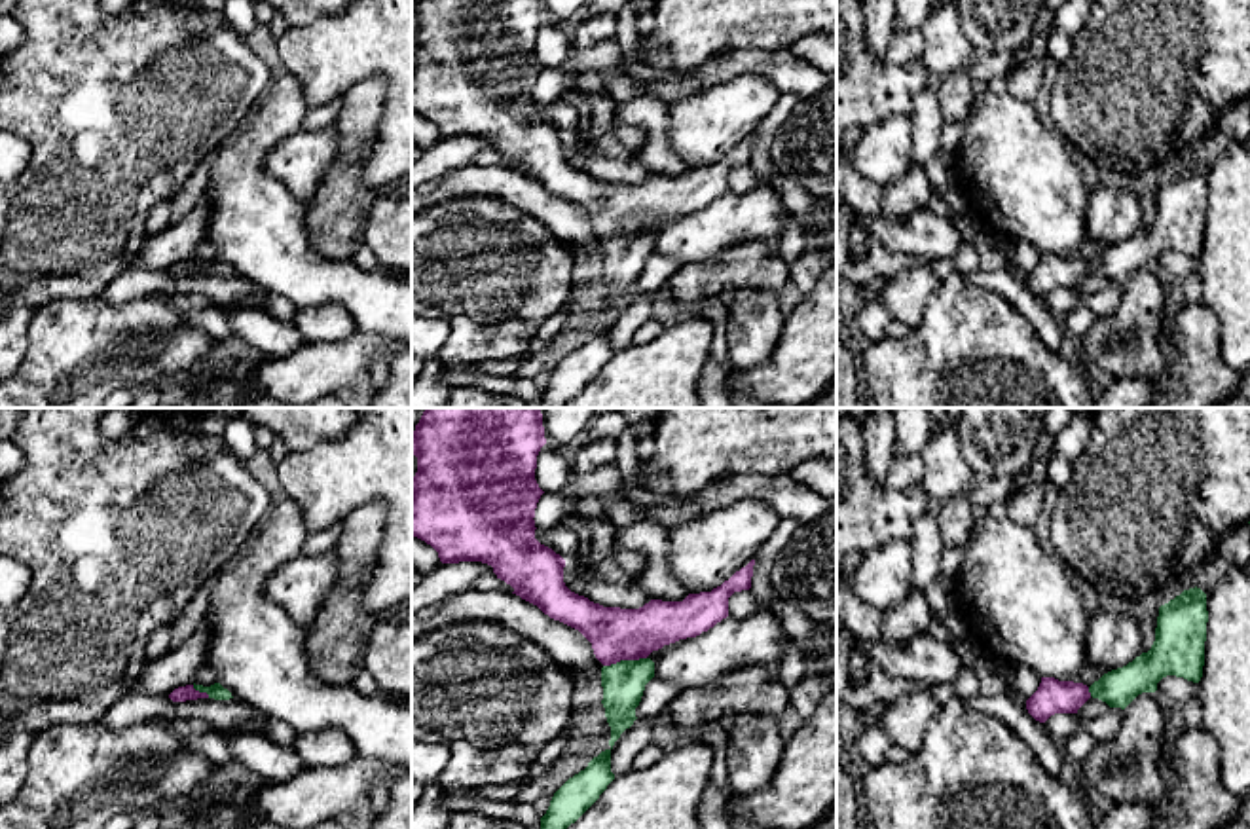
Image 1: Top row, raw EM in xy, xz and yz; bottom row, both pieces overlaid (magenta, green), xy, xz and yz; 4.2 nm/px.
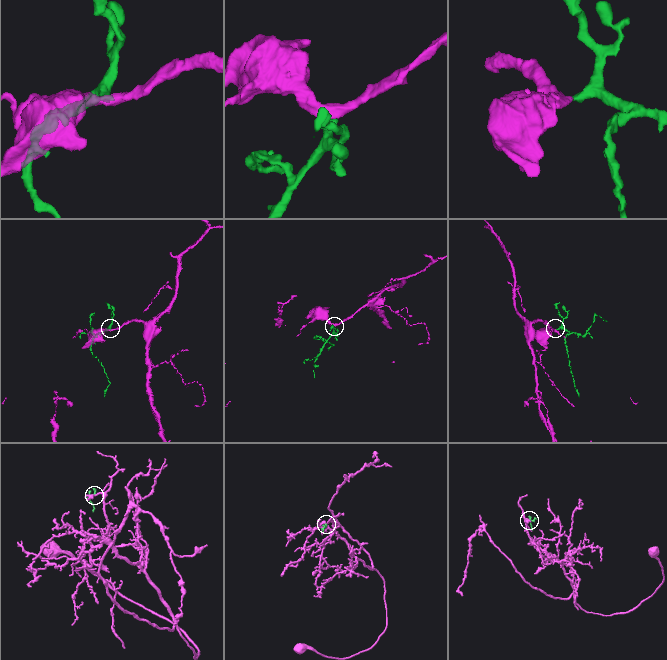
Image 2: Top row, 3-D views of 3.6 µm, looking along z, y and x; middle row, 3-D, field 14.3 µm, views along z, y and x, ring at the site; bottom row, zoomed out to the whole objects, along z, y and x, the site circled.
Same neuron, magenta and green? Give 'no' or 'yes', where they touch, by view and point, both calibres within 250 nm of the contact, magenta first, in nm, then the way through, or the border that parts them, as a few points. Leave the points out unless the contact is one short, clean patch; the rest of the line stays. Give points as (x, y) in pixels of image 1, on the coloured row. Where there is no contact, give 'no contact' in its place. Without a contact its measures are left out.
yes | xz (624, 659) | 220/180 nm | across xz (617, 634), (623, 640), (624, 659), (624, 681)

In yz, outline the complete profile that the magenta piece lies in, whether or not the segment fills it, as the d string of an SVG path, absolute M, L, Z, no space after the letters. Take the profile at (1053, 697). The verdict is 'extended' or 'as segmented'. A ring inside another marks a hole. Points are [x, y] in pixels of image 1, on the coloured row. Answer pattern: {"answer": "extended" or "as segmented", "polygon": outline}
{"answer": "extended", "polygon": "M1184 590L1159 607L1155 641L1123 668L1104 673L1091 687L1074 681L1041 677L1038 691L1026 700L1028 713L1045 723L1055 713L1077 713L1093 696L1110 708L1125 709L1138 694L1155 692L1167 675L1199 683L1204 666L1206 594Z"}

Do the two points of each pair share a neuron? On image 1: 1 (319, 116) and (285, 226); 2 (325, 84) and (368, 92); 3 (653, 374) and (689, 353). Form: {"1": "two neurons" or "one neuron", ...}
{"1": "two neurons", "2": "two neurons", "3": "one neuron"}

